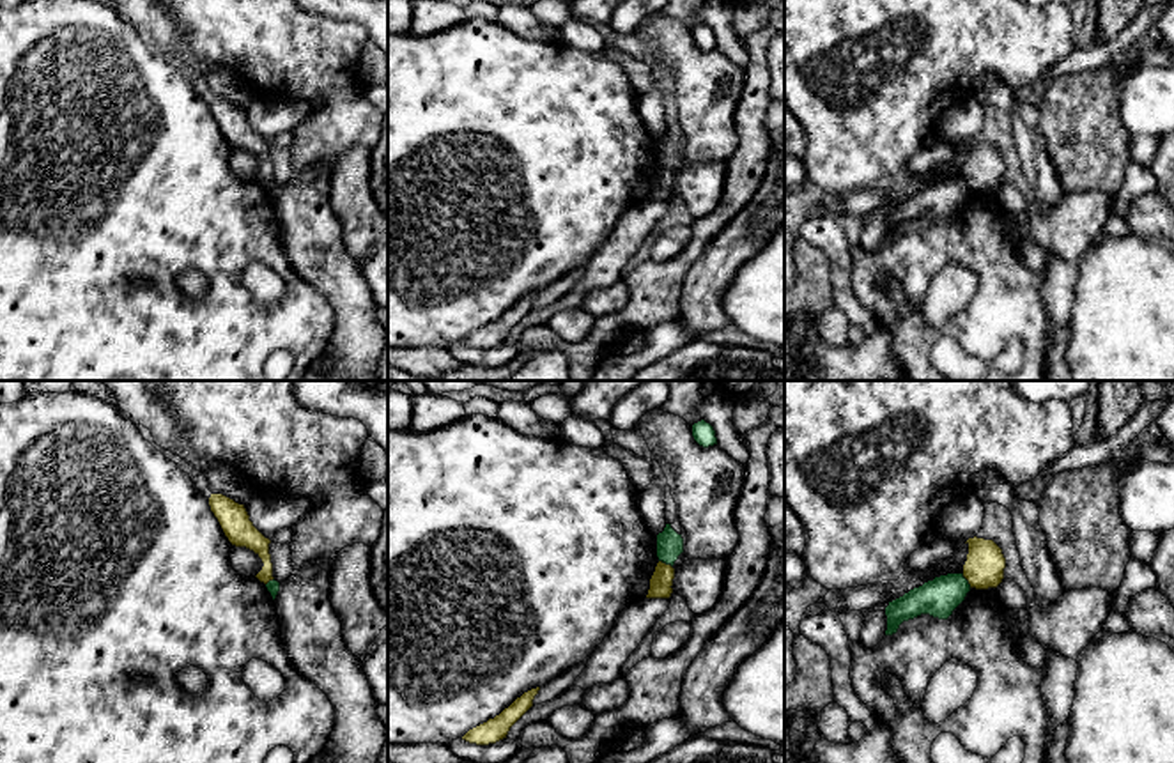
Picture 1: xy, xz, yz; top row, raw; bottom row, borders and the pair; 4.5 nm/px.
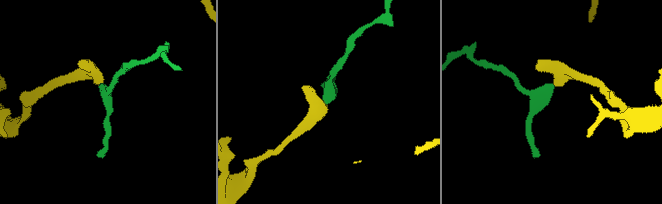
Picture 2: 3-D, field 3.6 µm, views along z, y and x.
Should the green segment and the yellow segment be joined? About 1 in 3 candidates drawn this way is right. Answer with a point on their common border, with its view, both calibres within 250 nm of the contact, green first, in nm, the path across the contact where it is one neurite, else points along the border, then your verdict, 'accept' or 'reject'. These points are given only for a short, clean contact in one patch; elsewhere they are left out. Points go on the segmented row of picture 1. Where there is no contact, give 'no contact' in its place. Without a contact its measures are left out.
xz (666, 563) | 120/100 nm | along xz (659, 560), (671, 567) | reject

